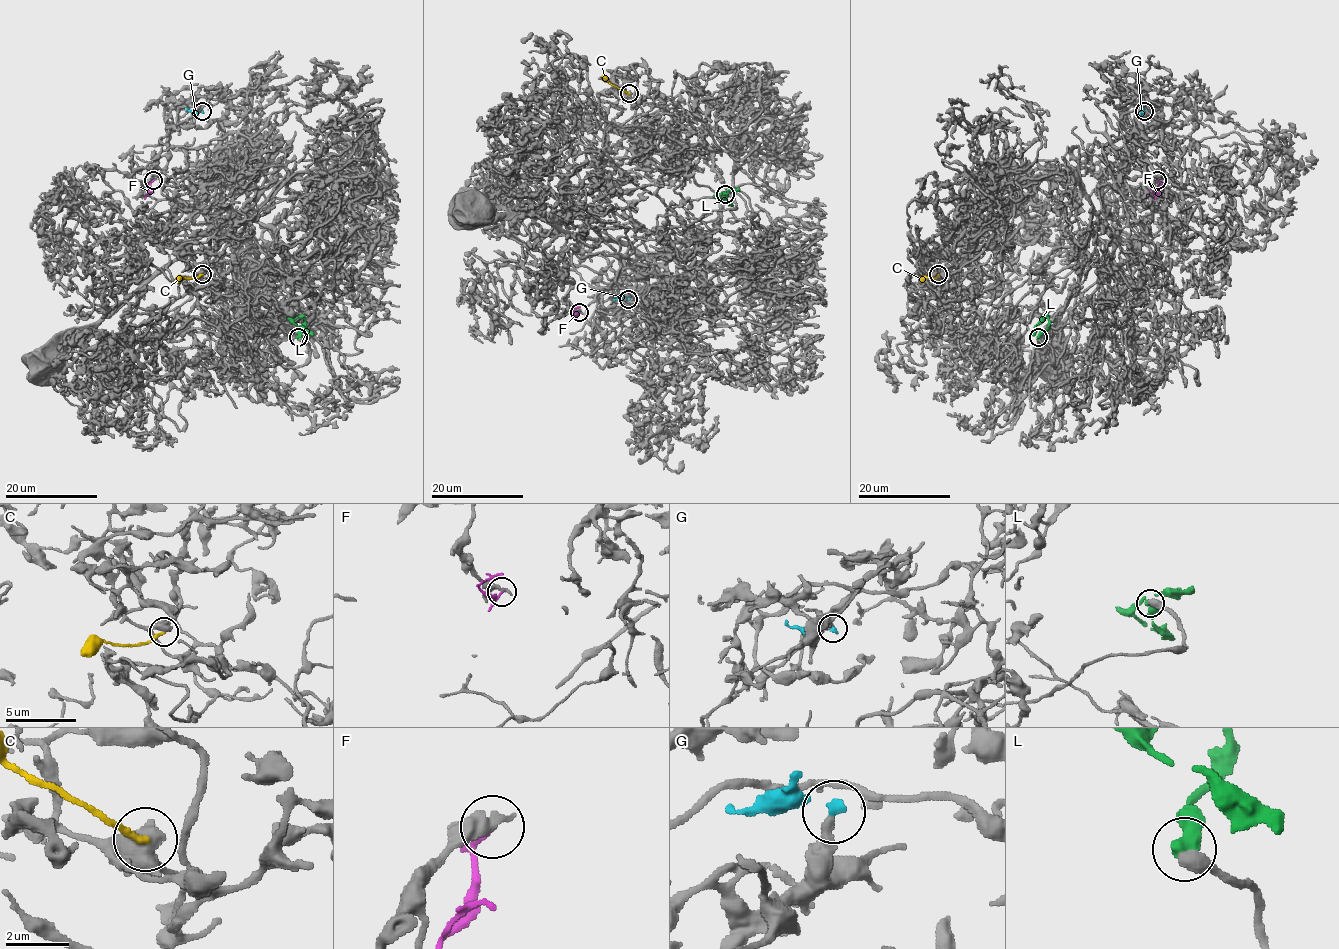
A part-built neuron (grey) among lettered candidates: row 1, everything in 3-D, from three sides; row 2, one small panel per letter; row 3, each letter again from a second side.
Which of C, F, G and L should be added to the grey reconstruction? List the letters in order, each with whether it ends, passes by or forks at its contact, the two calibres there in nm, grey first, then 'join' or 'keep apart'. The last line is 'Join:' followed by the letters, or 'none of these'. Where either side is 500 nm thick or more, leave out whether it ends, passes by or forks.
C: calibres 500 and 220 nm; keep apart
F: it ends; calibres 480 and 160 nm; keep apart
G: it ends; calibres 280 and 260 nm; keep apart
L: it ends; calibres 480 and 480 nm; keep apart
Join: none of these

